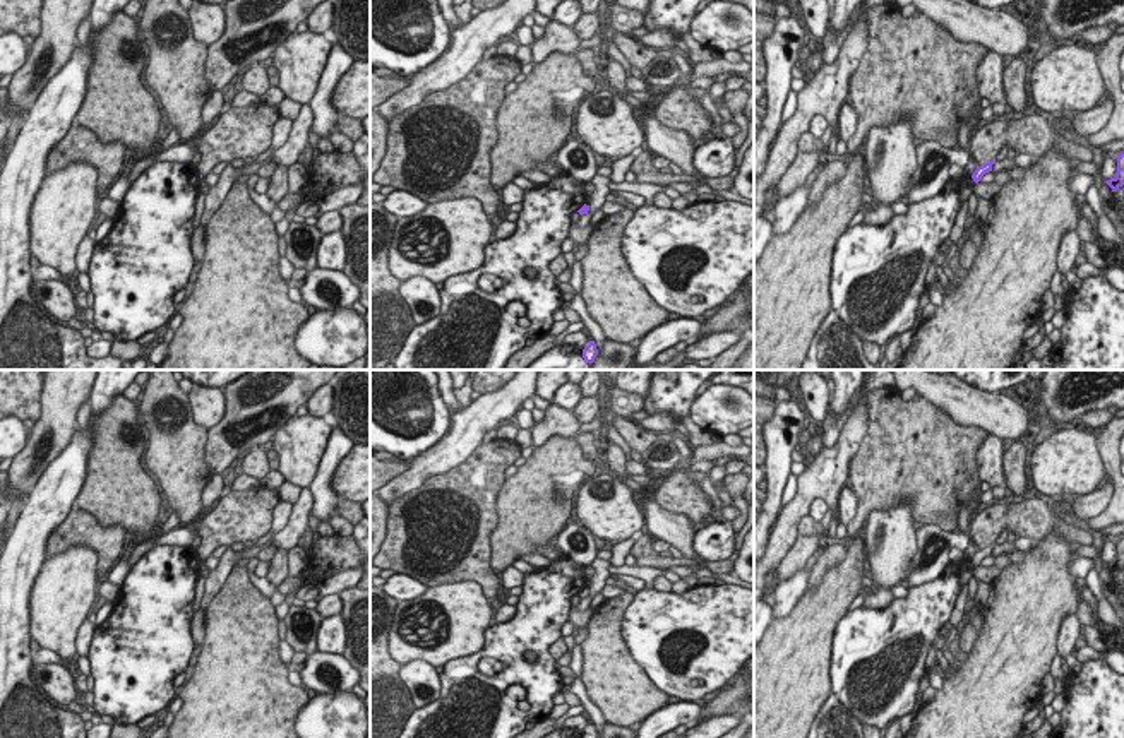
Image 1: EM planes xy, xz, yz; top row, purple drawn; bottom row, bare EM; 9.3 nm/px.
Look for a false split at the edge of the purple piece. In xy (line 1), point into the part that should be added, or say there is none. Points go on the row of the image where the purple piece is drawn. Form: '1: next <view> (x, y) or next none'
1: next none

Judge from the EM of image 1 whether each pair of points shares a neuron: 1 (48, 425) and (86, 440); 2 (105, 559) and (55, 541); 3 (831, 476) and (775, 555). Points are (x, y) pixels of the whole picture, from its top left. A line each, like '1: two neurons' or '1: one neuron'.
1: two neurons
2: one neuron
3: one neuron

